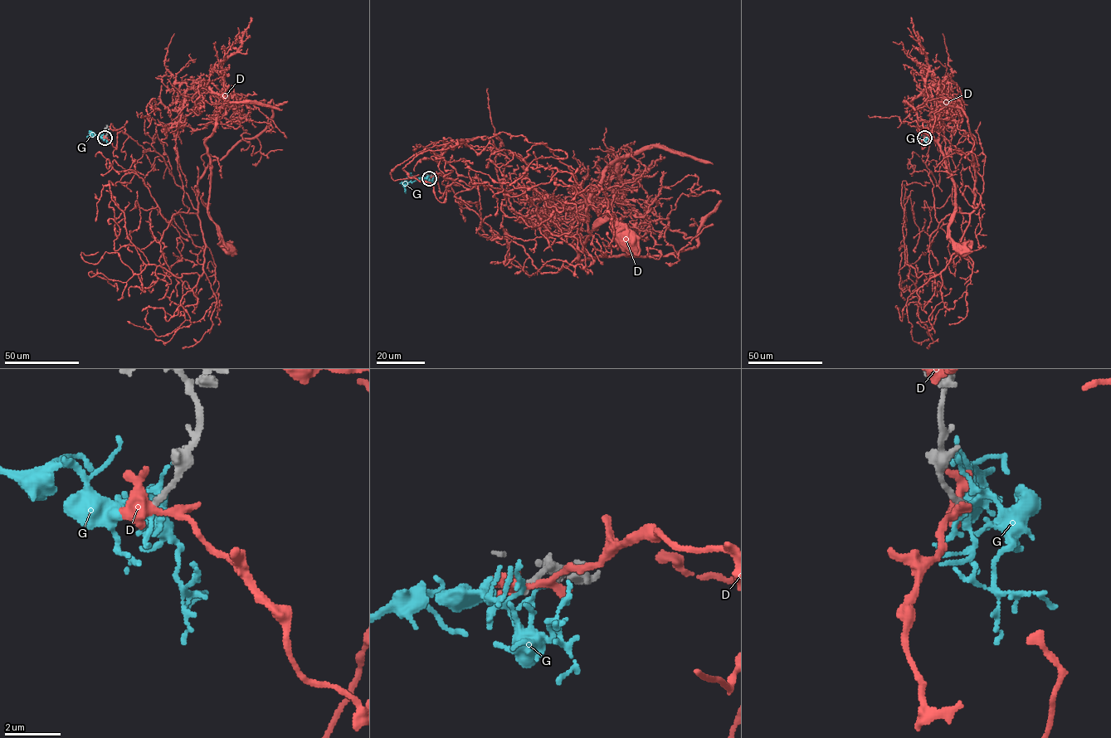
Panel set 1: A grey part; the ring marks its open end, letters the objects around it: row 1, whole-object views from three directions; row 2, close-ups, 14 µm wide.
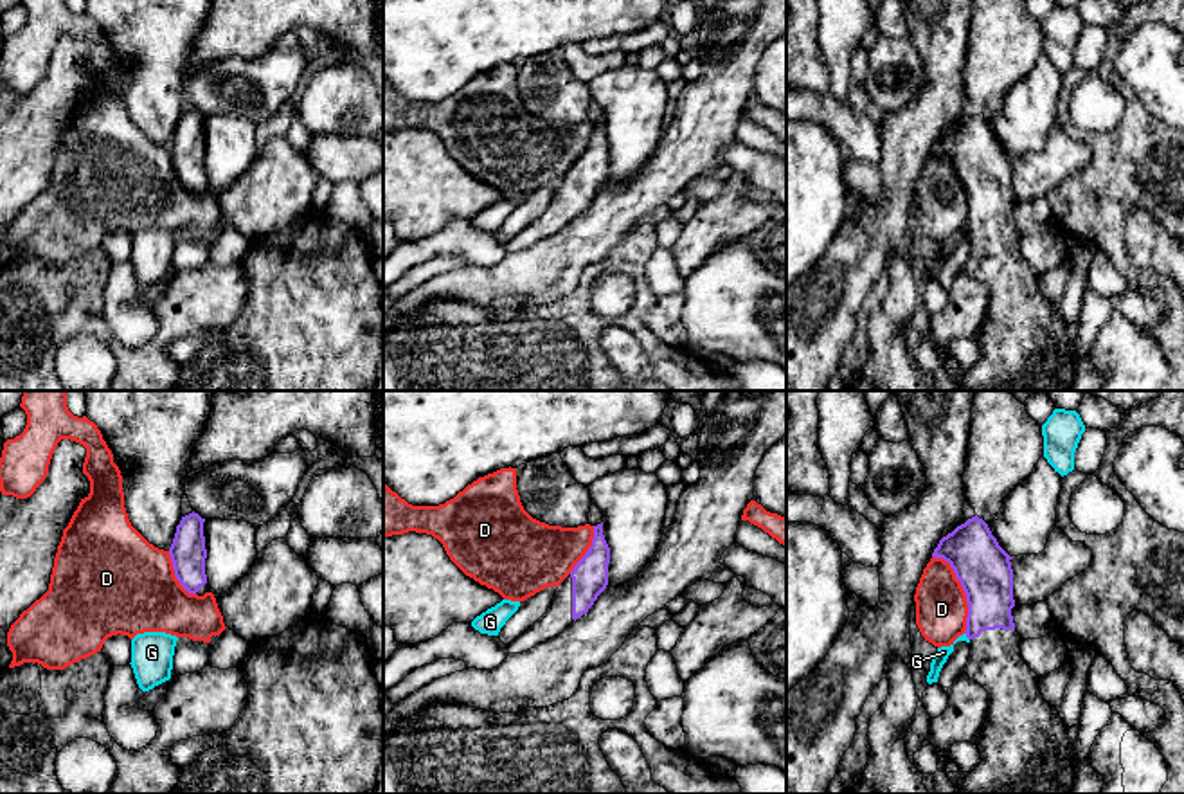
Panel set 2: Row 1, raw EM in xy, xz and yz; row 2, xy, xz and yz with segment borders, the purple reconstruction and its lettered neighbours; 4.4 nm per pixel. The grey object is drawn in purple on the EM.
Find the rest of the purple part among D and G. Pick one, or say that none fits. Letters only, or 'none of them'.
none of them

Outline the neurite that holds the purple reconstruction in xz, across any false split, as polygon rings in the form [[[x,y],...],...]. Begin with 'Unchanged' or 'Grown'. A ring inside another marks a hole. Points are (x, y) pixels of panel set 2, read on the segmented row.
Grown. [[[603,522],[594,526],[592,546],[558,585],[547,612],[522,636],[507,645],[509,654],[522,654],[560,636],[572,621],[588,612],[608,585],[610,547]]]

